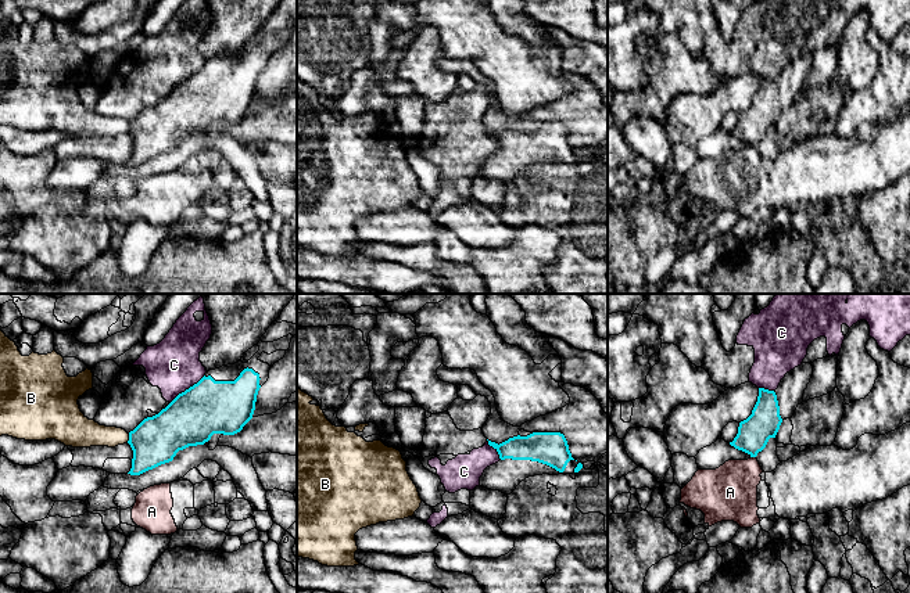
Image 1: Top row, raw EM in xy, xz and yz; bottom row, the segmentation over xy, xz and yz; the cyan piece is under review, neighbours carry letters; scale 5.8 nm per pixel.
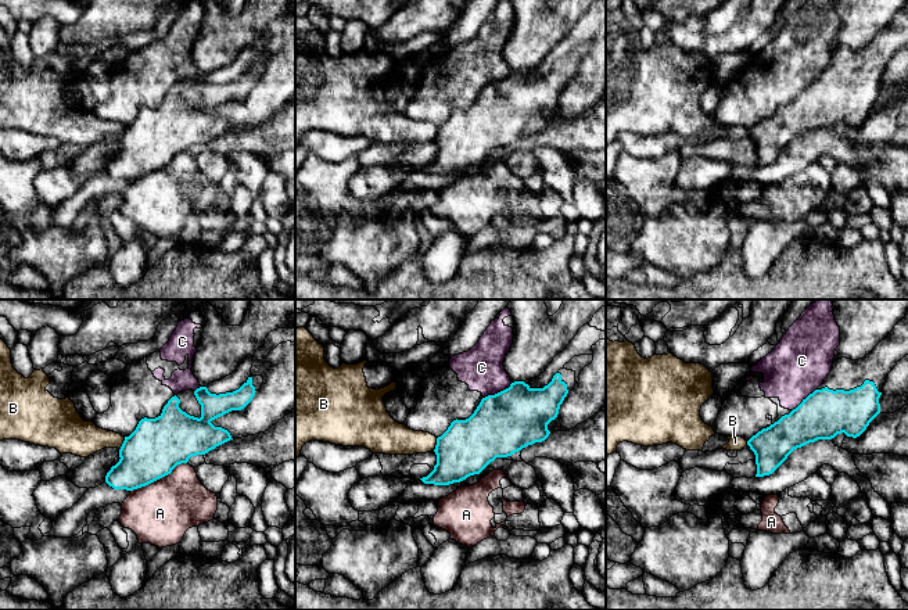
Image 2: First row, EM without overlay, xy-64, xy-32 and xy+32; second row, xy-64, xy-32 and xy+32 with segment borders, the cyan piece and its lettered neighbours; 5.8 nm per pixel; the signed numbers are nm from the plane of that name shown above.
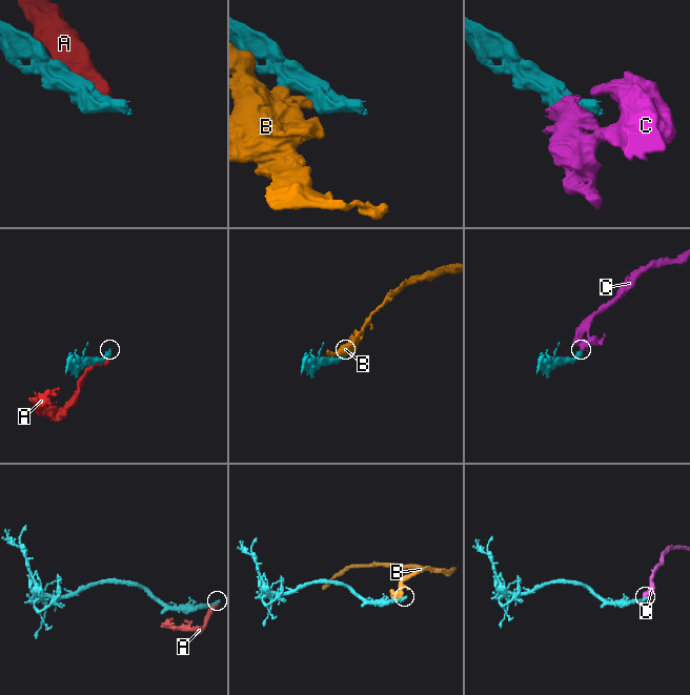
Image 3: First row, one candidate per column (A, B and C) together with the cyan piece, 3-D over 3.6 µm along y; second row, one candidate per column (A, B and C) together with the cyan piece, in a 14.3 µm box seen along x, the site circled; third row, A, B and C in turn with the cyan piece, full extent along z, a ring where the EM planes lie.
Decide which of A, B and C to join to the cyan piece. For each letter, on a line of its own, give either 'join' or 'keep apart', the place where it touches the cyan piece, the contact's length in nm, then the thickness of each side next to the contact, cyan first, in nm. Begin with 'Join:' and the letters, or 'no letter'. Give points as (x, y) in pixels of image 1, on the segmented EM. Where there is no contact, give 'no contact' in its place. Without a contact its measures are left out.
Join: no letter
A: keep apart; contact yz (753, 456); length 30 nm; calibres 190 and 320 nm
B: keep apart; contact xy (129, 438); length 60 nm; calibres 280 and 160 nm
C: keep apart; contact xy (186, 390); length 260 nm; calibres 320 and 300 nm

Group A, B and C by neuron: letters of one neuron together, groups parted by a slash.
A / B / C

